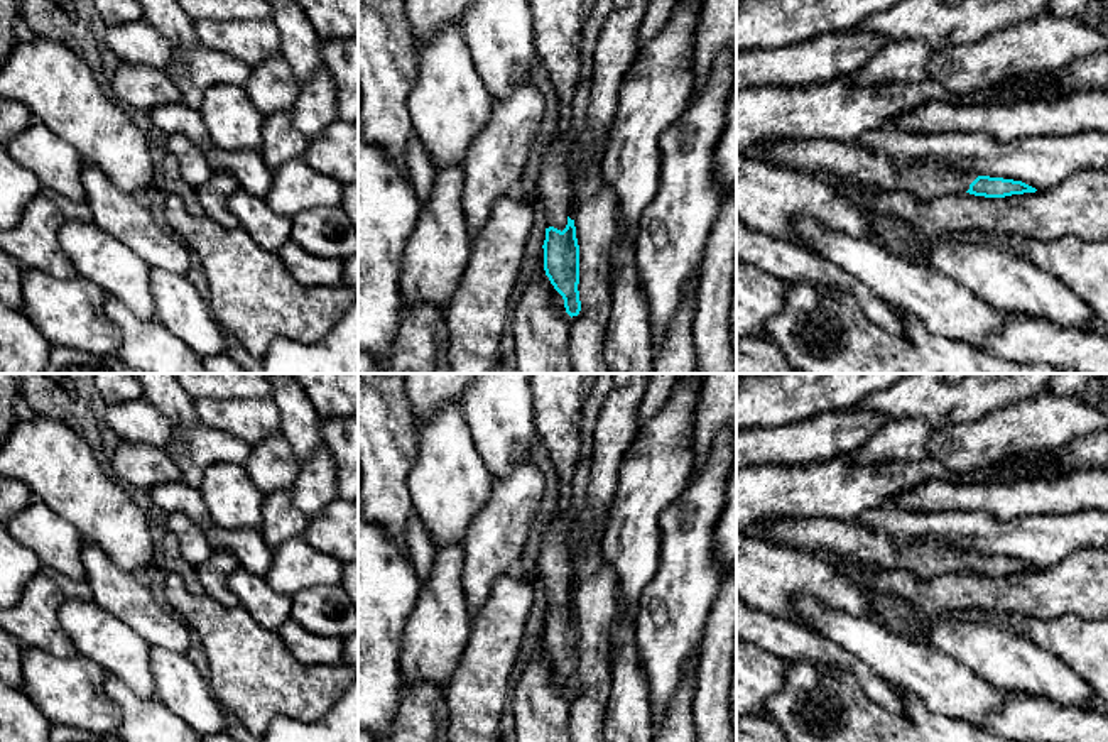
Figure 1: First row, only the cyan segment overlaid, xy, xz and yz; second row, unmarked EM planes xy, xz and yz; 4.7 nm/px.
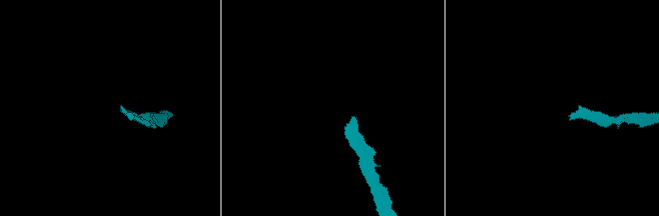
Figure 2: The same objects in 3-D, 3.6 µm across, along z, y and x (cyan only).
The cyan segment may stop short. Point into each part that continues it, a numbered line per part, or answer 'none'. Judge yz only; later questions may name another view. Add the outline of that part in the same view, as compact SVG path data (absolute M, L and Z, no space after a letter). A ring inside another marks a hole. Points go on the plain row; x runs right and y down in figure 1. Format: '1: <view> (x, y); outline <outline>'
1: yz (926, 558); outline M790 519L770 527L753 526L750 534L770 544L782 544L807 553L834 551L856 563L870 563L888 571L905 571L919 580L963 573L978 556L954 549L939 537L917 539L897 548L887 534L872 532L855 521Z

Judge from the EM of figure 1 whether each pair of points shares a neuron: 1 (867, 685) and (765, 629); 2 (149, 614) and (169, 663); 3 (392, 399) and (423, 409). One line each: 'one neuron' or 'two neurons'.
1: one neuron
2: two neurons
3: two neurons

